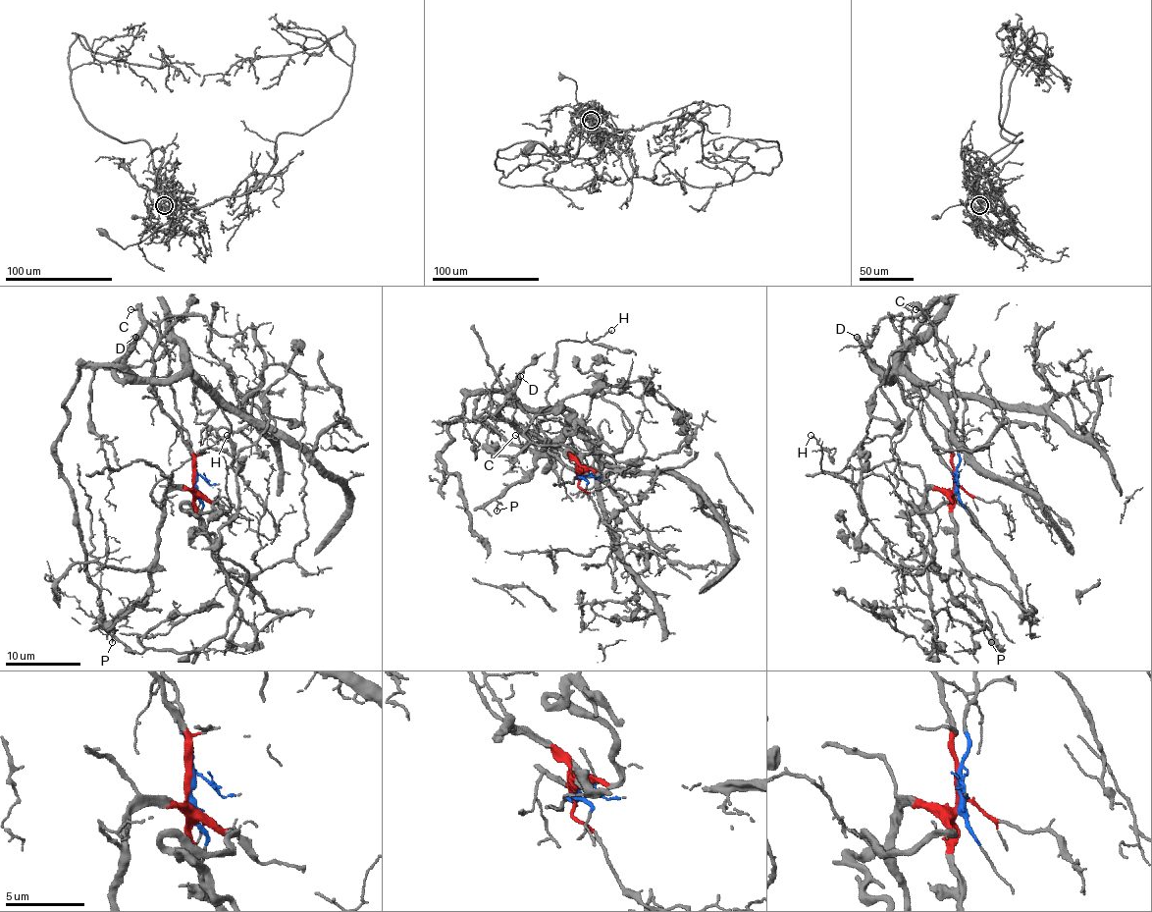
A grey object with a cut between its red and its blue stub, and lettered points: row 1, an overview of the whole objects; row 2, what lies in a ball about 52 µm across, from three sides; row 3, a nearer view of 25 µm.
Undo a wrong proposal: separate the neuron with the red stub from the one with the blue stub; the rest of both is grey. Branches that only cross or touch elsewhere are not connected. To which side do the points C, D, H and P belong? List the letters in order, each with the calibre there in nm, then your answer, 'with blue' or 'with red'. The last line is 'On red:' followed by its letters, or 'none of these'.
C: 110 nm | with blue
D: 500 nm | with blue
H: 120 nm | with red
P: 120 nm | with red
On red: H, P

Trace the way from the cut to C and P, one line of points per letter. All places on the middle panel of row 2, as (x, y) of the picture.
C: (580, 475), (580, 479), (561, 484), (553, 461), (533, 445), (523, 445), (516, 435)
P: (580, 473), (576, 471), (576, 461), (549, 443), (535, 467), (497, 500), (497, 510)

